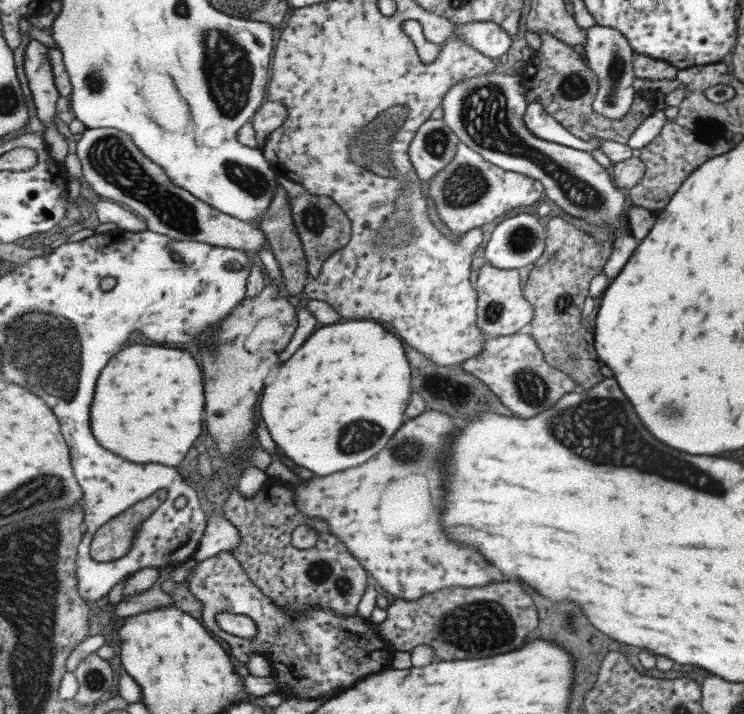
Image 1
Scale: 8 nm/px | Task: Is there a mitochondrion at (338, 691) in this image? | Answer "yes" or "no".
no

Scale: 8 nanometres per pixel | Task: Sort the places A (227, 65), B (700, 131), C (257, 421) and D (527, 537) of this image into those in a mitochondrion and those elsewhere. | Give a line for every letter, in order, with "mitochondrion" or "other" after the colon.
A: mitochondrion
B: mitochondrion
C: other
D: other

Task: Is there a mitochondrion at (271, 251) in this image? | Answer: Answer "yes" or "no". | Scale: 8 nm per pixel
no

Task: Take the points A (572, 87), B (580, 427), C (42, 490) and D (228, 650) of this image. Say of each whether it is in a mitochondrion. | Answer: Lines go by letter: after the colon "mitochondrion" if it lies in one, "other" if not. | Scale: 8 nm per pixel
A: mitochondrion
B: mitochondrion
C: mitochondrion
D: other

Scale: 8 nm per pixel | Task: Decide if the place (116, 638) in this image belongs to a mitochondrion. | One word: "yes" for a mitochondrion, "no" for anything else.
no

